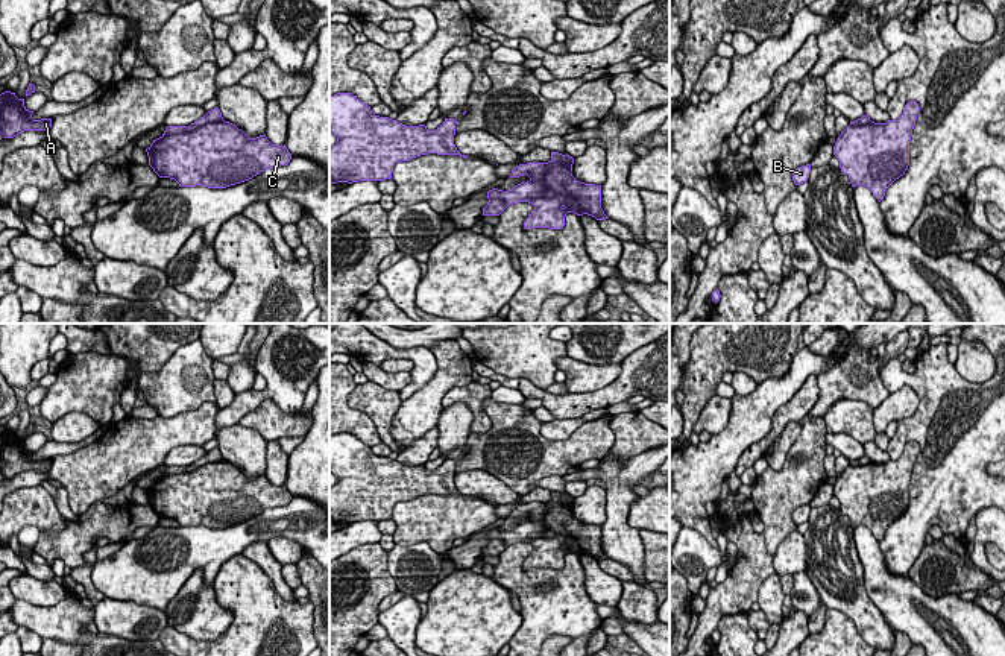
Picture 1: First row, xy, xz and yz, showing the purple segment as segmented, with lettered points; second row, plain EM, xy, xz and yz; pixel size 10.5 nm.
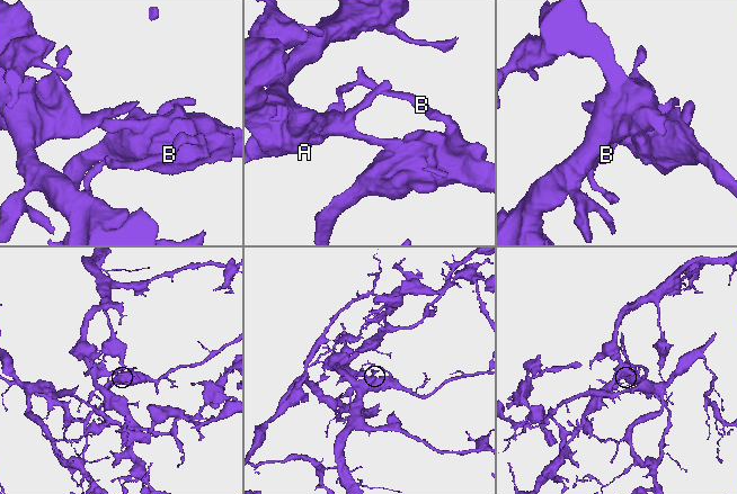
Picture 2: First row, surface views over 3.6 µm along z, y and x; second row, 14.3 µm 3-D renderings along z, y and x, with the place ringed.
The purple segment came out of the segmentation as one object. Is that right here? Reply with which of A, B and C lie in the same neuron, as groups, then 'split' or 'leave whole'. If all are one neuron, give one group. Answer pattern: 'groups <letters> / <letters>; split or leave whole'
groups A / B C; split

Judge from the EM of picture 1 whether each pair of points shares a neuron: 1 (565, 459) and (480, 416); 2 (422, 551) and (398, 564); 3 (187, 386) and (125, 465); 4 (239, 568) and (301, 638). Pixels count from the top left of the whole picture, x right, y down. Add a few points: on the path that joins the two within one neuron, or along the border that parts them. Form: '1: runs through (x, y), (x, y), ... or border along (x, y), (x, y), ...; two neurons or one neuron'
1: border along (491, 397), (483, 403), (489, 428), (471, 433); two neurons
2: runs through (416, 558), (410, 564), (404, 564); one neuron
3: border along (198, 407), (172, 416), (158, 416); two neurons
4: runs through (251, 585), (286, 621); one neuron

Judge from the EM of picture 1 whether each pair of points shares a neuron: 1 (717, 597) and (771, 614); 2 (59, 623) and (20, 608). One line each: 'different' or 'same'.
1: different
2: same

